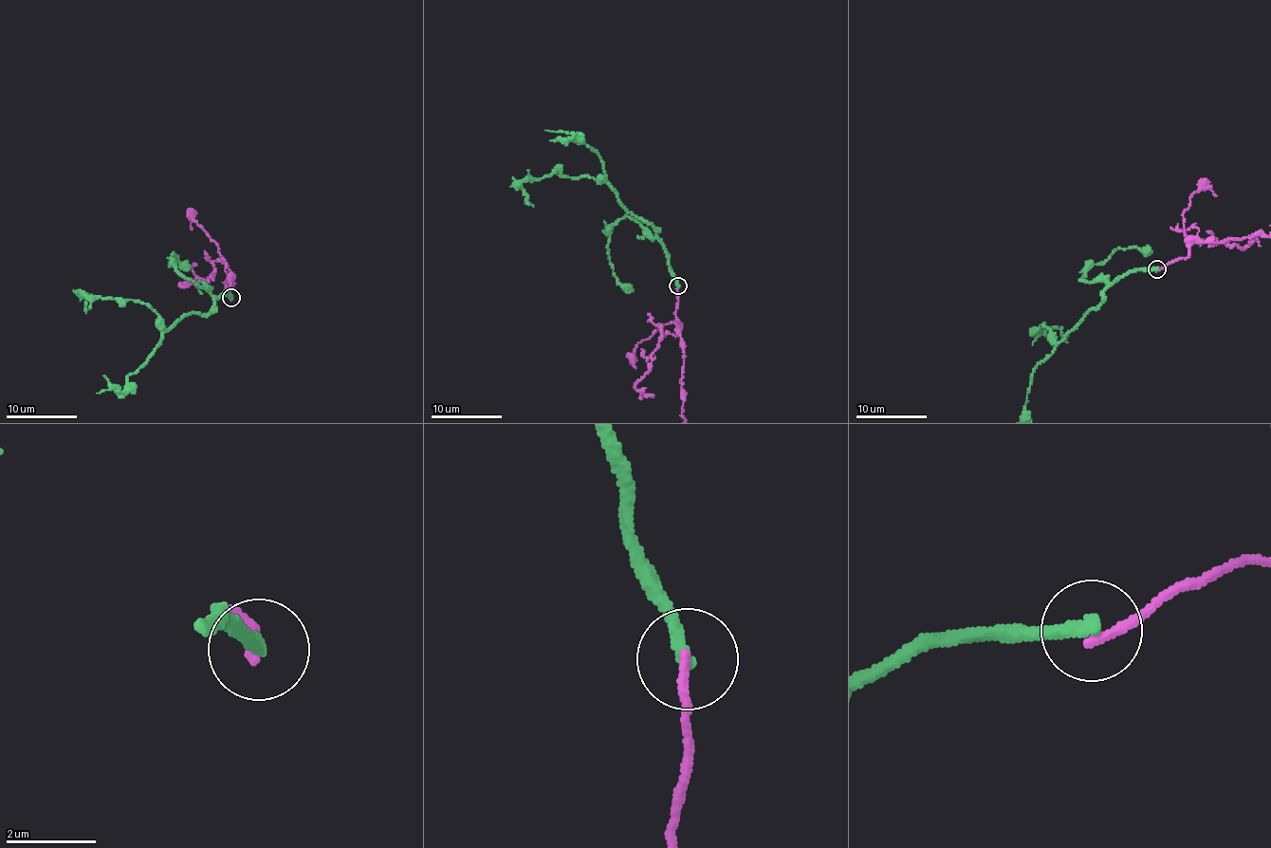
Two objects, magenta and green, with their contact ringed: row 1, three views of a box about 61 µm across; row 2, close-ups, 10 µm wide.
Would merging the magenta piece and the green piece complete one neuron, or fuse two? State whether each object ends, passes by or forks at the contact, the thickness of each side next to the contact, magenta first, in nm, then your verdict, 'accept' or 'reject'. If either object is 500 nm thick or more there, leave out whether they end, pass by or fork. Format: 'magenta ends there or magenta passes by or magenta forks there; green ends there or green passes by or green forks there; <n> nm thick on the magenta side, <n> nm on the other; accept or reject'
magenta ends there; green ends there; 200 nm thick on the magenta side, 320 nm on the other; reject

